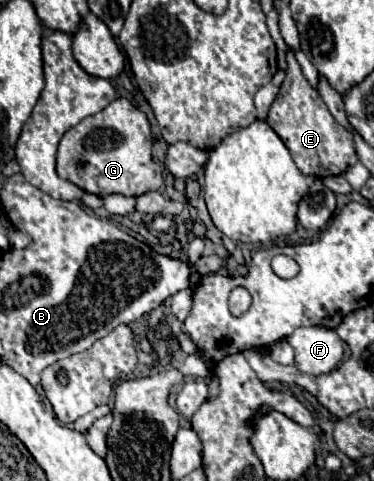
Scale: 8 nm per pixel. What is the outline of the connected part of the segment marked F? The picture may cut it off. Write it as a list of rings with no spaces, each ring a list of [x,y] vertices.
[[[300,326],[286,340],[296,352],[296,368],[314,376],[332,372],[344,354],[340,336],[330,328]]]

